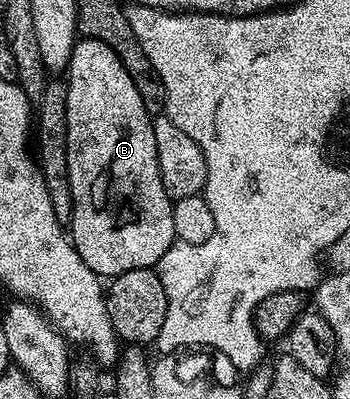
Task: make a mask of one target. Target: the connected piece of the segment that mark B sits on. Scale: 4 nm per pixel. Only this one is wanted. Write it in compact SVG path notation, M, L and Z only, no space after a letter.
M80 38L76 42L71 54L71 65L65 72L67 84L67 164L69 165L69 185L73 193L71 206L71 221L69 224L69 238L77 249L81 261L93 269L93 273L100 277L114 277L121 273L129 273L129 269L142 267L154 268L165 257L171 244L176 242L173 229L173 201L165 193L165 185L161 185L161 173L157 165L157 141L153 141L153 117L145 109L145 101L141 101L141 93L137 93L137 85L133 85L133 77L121 65L121 57L105 45L105 41Z

